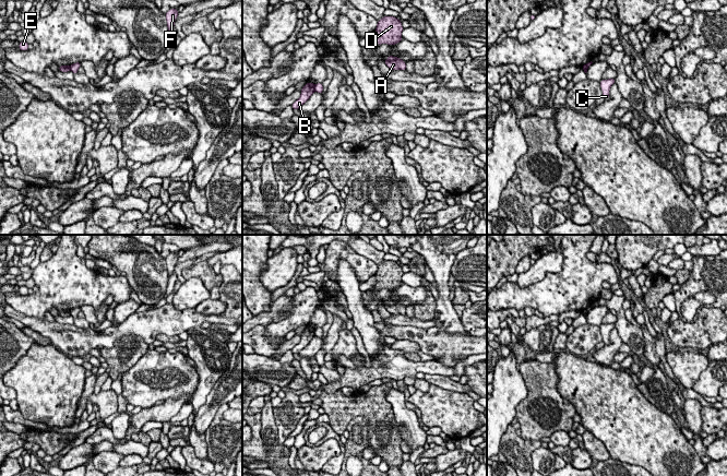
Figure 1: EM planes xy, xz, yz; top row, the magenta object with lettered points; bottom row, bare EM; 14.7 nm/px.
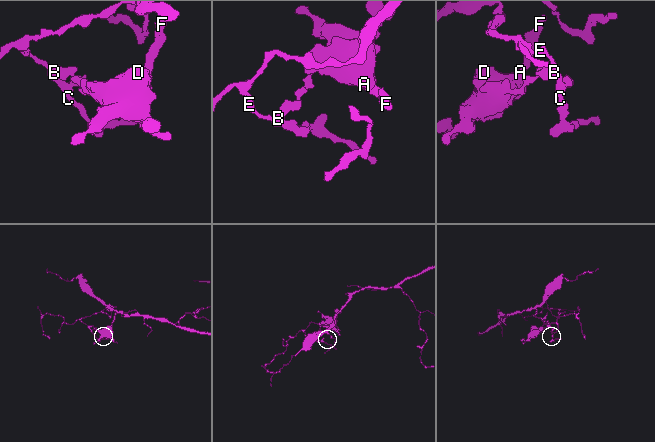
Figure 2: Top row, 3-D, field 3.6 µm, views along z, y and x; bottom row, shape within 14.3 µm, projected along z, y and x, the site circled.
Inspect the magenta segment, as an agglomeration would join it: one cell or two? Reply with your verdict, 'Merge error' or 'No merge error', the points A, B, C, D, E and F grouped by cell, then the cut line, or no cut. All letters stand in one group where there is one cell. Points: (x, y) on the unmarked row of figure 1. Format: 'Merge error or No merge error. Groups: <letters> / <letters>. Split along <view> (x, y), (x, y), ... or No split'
Merge error. Groups: A D F / B C E. Split along xz (313, 330), (314, 335)

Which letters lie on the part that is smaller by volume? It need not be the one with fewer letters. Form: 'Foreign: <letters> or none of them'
Foreign: A, D, F

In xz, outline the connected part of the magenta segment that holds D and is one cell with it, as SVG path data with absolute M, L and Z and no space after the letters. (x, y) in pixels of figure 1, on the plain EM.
M390 260L383 261L378 265L377 273L374 275L378 282L373 288L395 289L403 284L403 274L402 266L398 263Z

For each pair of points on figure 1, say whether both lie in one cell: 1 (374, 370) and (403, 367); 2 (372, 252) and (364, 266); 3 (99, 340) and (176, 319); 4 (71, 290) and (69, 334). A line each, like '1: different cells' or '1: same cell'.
1: same cell
2: different cells
3: same cell
4: different cells

